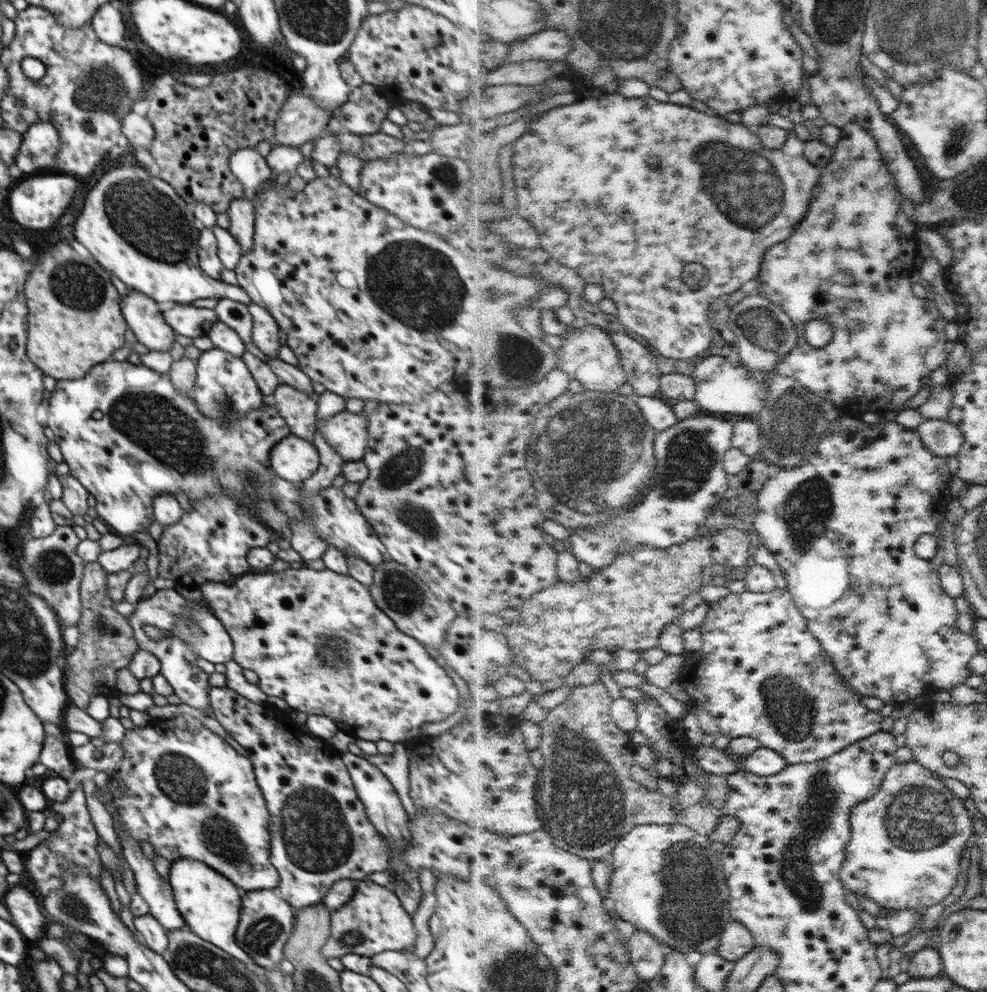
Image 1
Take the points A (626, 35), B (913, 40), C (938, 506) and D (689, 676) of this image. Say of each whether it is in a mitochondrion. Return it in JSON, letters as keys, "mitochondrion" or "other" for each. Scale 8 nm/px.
{"A":"mitochondrion","B":"mitochondrion","C":"other","D":"other"}

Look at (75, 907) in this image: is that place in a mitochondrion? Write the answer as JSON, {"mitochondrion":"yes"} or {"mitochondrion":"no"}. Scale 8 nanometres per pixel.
{"mitochondrion":"yes"}

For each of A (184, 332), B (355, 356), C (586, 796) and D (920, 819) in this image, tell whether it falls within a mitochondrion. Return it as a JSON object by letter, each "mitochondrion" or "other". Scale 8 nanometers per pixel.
{"A":"other","B":"other","C":"mitochondrion","D":"mitochondrion"}

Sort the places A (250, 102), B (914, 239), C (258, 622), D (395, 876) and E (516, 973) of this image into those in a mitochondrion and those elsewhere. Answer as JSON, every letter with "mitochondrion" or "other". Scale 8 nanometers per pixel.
{"A":"other","B":"other","C":"other","D":"other","E":"mitochondrion"}

